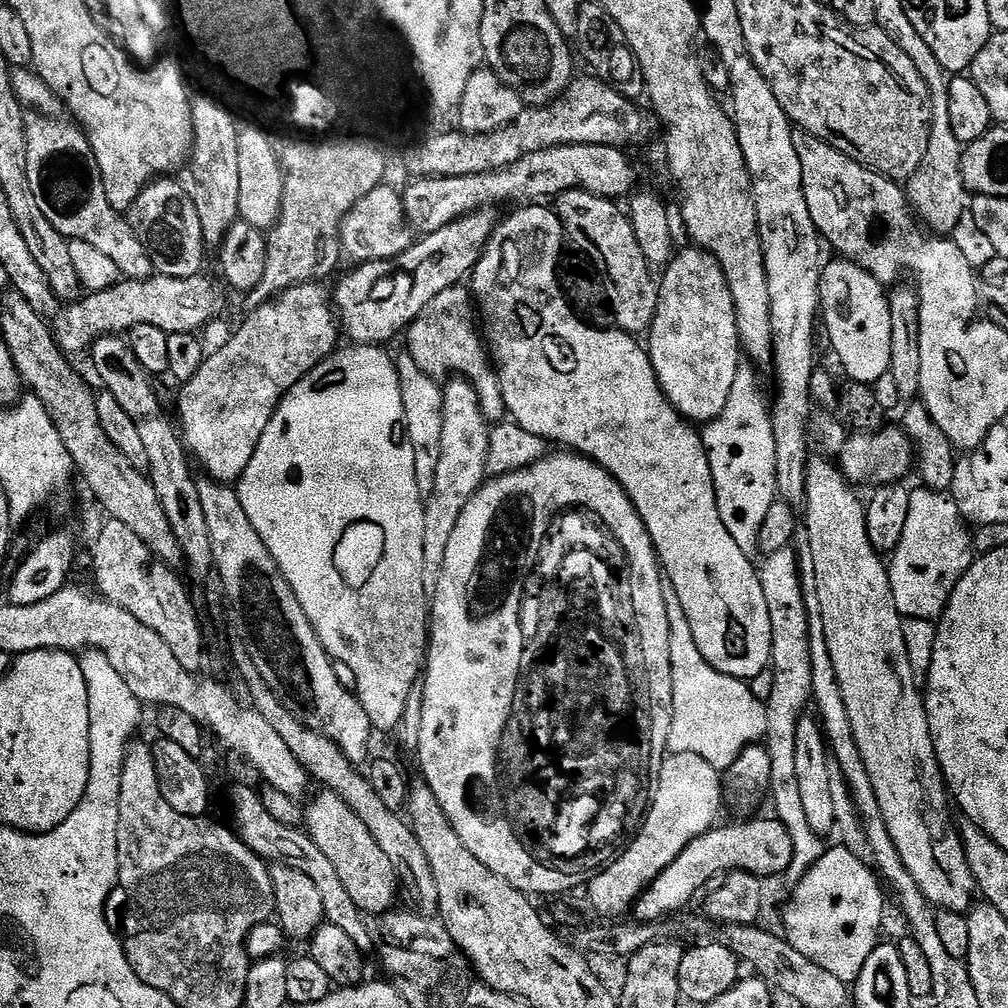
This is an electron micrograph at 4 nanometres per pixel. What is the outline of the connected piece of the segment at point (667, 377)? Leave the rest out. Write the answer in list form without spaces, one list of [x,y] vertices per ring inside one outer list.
[[[688,246],[685,252],[677,251],[663,272],[664,277],[658,280],[656,313],[646,333],[646,351],[652,360],[660,388],[676,411],[689,422],[707,422],[722,414],[722,406],[726,406],[730,386],[734,384],[734,374],[742,363],[734,298],[720,263],[699,246]]]

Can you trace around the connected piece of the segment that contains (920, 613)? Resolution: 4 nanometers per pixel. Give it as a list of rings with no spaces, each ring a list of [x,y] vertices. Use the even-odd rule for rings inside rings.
[[[920,486],[910,492],[909,508],[902,536],[893,548],[889,559],[888,581],[891,584],[892,600],[903,619],[938,620],[952,597],[958,582],[965,576],[974,559],[971,531],[966,530],[966,522],[949,495]]]

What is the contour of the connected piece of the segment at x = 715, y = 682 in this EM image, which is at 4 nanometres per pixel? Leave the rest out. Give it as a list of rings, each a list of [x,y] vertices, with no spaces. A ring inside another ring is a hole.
[[[668,579],[662,582],[662,594],[670,618],[670,666],[674,674],[673,725],[668,748],[673,753],[689,752],[704,759],[717,770],[736,761],[751,744],[761,743],[767,734],[767,706],[751,692],[749,685],[733,676],[724,676],[702,658],[690,634],[690,622],[678,602],[678,594]]]

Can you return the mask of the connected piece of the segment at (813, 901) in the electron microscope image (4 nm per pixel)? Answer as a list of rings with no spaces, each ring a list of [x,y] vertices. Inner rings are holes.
[[[835,847],[825,850],[791,889],[792,897],[784,908],[782,932],[794,950],[834,974],[842,983],[852,986],[858,974],[862,974],[866,958],[870,958],[881,939],[884,896],[880,893],[877,877],[867,863],[864,865],[859,860],[860,856],[846,847]]]

